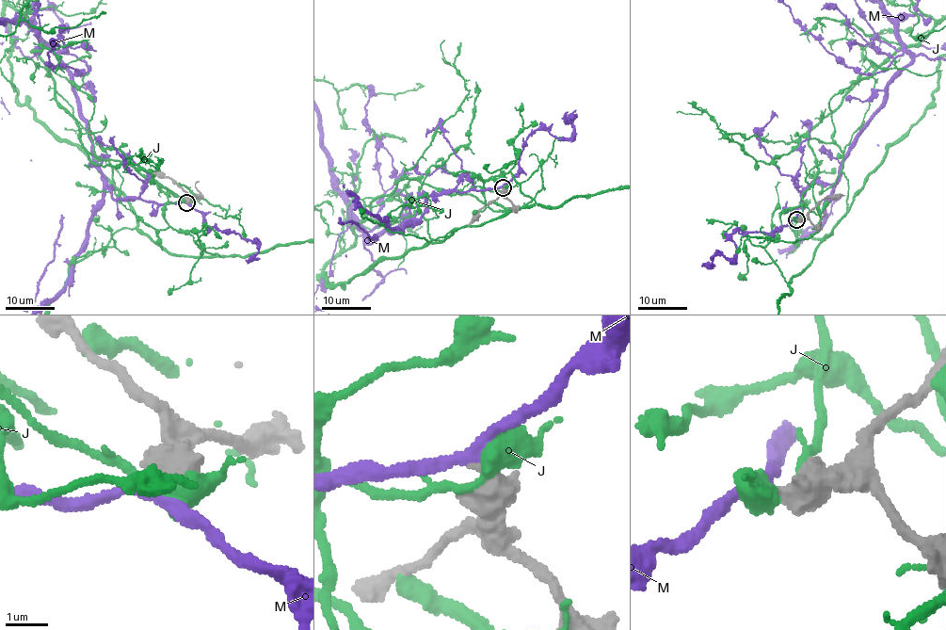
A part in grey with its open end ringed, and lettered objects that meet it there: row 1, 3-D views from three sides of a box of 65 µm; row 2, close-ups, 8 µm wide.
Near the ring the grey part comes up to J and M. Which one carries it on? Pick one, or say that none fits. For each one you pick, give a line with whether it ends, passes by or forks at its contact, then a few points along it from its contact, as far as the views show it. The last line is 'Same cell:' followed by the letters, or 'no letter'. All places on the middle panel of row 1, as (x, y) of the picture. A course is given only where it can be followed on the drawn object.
M: it passes by
Same cell: M

